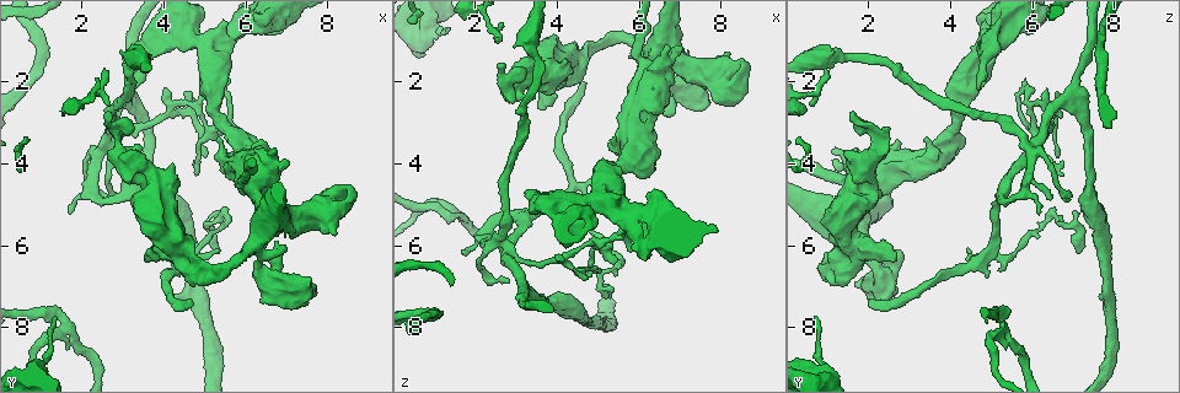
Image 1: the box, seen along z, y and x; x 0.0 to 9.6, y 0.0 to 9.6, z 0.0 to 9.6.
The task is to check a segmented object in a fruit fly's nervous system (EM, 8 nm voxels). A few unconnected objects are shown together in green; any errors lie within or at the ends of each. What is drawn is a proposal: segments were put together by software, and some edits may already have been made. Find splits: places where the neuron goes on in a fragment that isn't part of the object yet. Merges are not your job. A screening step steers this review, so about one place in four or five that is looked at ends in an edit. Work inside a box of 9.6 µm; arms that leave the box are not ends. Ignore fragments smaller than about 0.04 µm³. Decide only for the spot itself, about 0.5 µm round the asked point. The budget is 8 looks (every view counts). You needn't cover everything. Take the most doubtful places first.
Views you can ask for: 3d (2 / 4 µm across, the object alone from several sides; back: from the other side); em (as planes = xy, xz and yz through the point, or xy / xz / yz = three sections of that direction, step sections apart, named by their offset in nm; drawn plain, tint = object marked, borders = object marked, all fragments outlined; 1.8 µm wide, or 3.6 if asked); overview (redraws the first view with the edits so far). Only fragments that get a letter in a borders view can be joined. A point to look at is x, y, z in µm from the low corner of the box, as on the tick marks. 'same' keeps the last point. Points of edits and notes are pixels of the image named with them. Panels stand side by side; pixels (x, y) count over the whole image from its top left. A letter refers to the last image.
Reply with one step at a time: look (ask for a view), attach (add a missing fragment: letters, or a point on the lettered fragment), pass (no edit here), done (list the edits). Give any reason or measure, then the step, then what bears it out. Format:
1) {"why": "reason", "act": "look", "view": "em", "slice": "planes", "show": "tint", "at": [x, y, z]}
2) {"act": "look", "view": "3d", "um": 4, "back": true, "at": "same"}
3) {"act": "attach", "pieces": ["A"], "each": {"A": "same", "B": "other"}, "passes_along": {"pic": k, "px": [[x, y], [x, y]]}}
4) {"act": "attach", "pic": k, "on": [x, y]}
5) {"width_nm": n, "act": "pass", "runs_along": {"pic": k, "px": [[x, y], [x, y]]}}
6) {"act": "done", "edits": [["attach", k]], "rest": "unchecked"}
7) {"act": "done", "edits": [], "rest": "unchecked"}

{"why": "an open end", "act": "look", "view": "em", "slice": "planes", "show": "tint", "at": [2.60, 2.80, 1.60]}

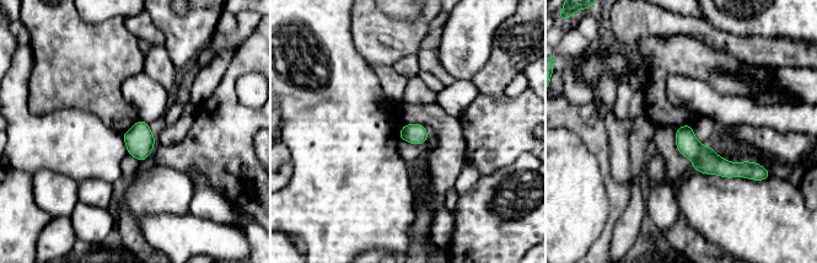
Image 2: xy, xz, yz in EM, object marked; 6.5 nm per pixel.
{"why": "what lies round it", "act": "look", "view": "em", "slice": "planes", "show": "borders", "at": "same"}

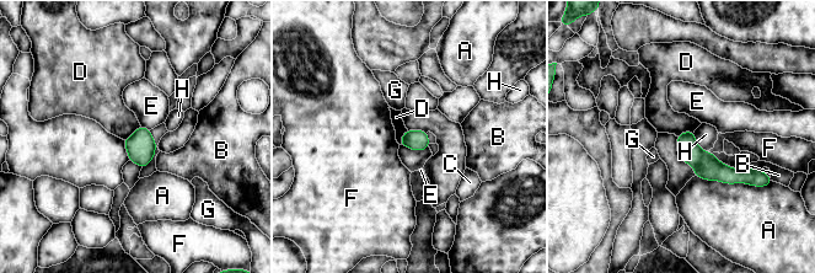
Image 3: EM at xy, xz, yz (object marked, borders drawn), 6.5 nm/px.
{"act": "pass", "each": {"A": "other", "B": "other", "C": "other", "D": "other", "E": "other", "F": "other", "G": "other", "H": "other"}, "runs_along": {"pic": 3, "px": [[680, 138], [711, 169], [748, 176]]}, "found": "no lettered fragment goes on from it"}

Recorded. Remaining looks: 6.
{"why": "branch stops here", "act": "look", "view": "3d", "um": 4, "at": [4.65, 7.40, 1.95]}

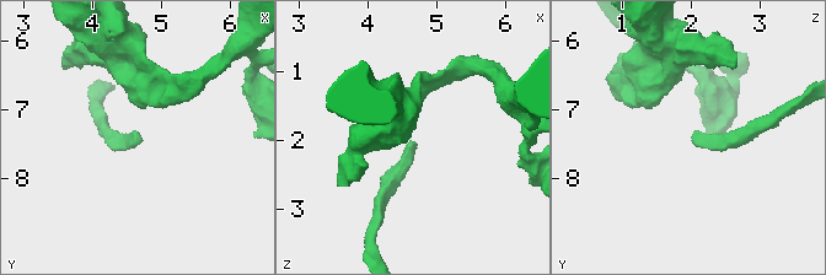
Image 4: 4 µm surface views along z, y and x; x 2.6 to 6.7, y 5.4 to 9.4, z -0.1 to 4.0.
{"why": "need the tissue", "act": "look", "view": "em", "slice": "planes", "show": "tint", "at": [4.65, 7.35, 2.00]}

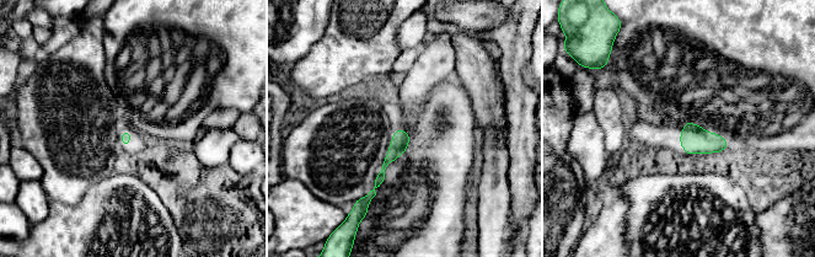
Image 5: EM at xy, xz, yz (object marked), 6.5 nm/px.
{"act": "look", "view": "em", "slice": "planes", "show": "borders", "at": "same"}

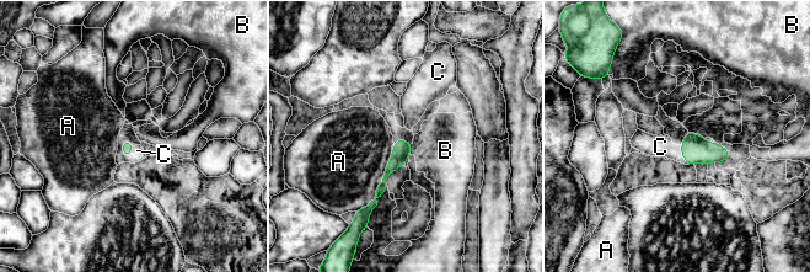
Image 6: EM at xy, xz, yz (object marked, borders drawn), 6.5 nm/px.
{"act": "attach", "pieces": ["C"], "each": {"A": "other", "B": "other", "C": "same"}, "passes_along": {"pic": 6, "px": [[127, 145], [130, 149], [137, 150]]}, "found": "it goes on there"}

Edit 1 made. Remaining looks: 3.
{"why": "narrows sharply", "act": "look", "view": "3d", "um": 4, "at": [5.40, 1.00, 4.95]}

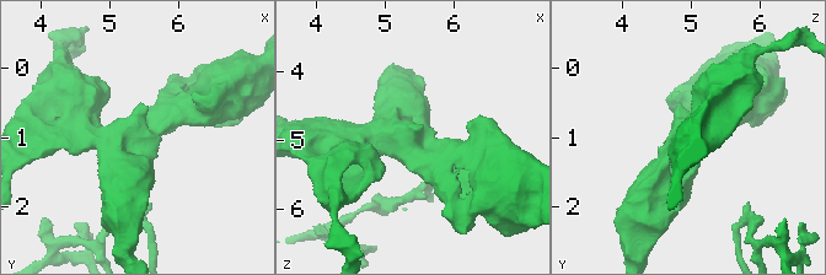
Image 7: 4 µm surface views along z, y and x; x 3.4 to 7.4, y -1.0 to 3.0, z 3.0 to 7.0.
{"why": "shape alone is not enough", "act": "look", "view": "em", "slice": "planes", "show": "tint", "at": [5.45, 1.00, 5.00]}

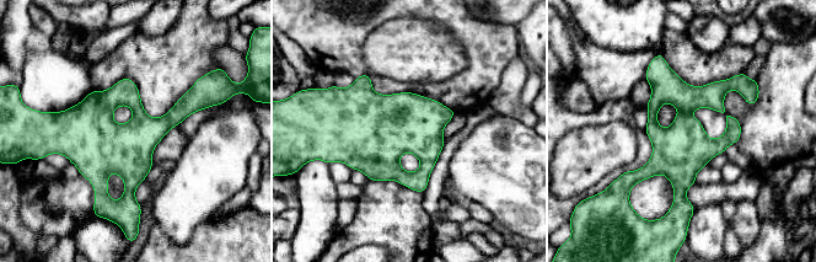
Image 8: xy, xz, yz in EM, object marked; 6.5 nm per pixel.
{"act": "look", "view": "em", "slice": "planes", "show": "borders", "at": "same"}

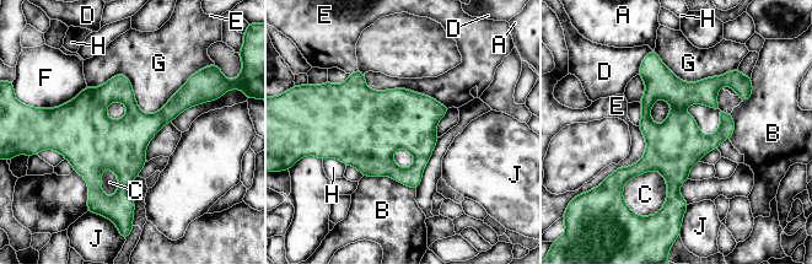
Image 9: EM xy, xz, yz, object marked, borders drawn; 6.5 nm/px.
{"act": "pass", "each": {"A": "other", "B": "other", "C": "other", "D": "other", "E": "other", "F": "other", "G": "other", "H": "other", "J": "other"}, "border": {"pic": 9, "px": [[193, 73], [87, 86]]}, "found": "none of them fits"}

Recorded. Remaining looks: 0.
{"act": "done", "edits": [["attach", 6]], "rest": "unchecked"}

